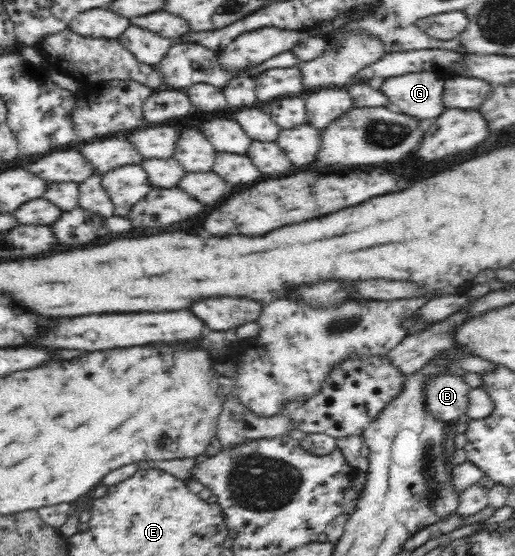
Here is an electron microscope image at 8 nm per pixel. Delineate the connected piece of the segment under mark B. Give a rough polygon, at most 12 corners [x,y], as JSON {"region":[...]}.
{"region":[[453,374],[430,378],[426,405],[433,417],[466,420],[474,387]]}

